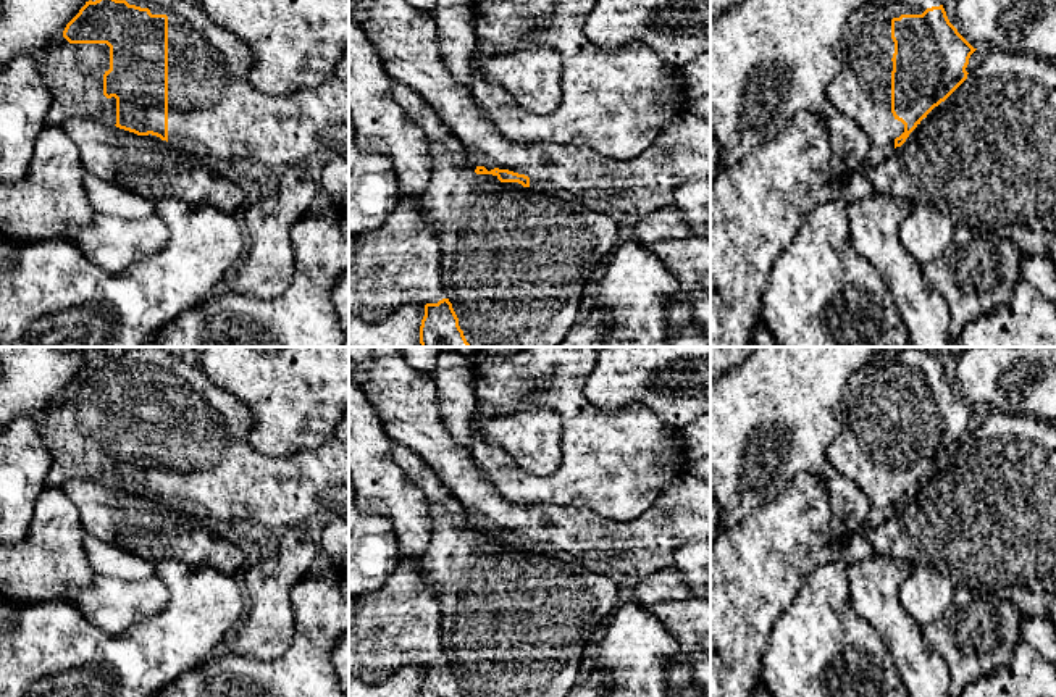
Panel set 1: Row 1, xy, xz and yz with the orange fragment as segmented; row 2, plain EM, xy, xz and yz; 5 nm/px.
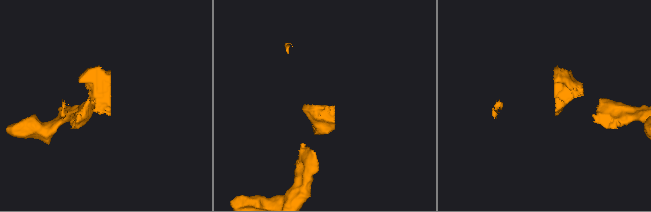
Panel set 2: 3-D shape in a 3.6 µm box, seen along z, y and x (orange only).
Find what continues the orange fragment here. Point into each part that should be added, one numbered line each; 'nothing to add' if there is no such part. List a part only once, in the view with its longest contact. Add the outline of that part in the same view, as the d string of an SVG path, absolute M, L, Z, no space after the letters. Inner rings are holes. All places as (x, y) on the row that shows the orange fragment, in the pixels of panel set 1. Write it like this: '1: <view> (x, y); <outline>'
1: yz (861, 91); M869 0L843 26L841 68L827 84L827 97L862 127L874 147L886 153L904 132L904 124L891 113L891 19L940 5L940 0Z

